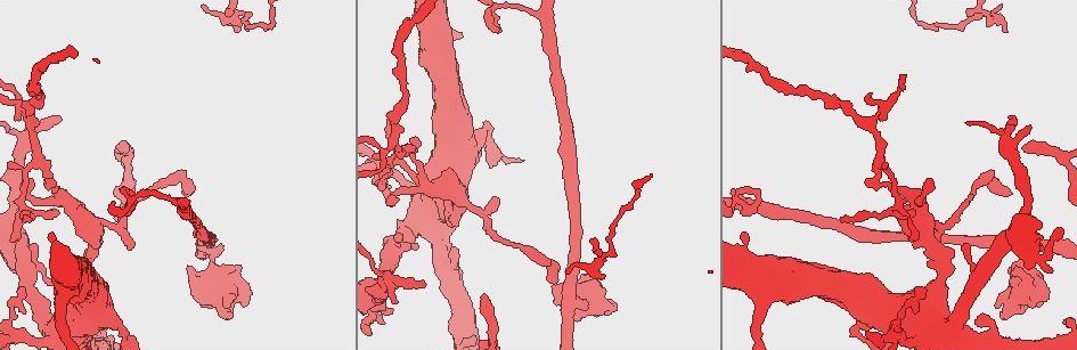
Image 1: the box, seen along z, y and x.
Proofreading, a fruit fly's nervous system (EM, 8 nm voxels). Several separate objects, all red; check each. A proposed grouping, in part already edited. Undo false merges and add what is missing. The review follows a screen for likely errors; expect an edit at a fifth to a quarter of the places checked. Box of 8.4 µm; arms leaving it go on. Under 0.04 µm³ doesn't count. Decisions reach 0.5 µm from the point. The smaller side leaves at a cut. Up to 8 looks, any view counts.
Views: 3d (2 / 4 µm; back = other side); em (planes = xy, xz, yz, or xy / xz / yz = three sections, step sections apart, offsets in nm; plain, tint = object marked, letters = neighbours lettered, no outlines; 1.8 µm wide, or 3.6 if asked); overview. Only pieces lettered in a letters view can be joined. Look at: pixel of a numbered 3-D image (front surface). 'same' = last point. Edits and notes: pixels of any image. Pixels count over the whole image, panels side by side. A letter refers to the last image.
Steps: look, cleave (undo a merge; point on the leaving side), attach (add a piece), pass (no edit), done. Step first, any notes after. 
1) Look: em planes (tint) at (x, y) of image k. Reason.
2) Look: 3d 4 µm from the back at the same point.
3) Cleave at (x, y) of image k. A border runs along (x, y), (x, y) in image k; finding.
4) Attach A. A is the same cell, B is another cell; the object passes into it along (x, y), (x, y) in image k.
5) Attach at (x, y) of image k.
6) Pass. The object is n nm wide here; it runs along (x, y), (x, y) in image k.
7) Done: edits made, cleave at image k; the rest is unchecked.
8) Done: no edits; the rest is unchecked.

Look: 3d 2 µm at (12, 240) of image 1. Tapers out.

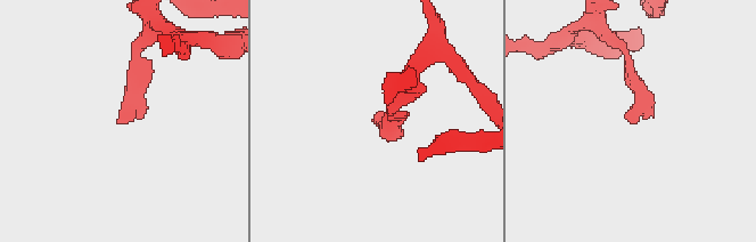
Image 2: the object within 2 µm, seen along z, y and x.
Look: em xy step 8 (letters) at (123, 120) of image 2. Now the EM.

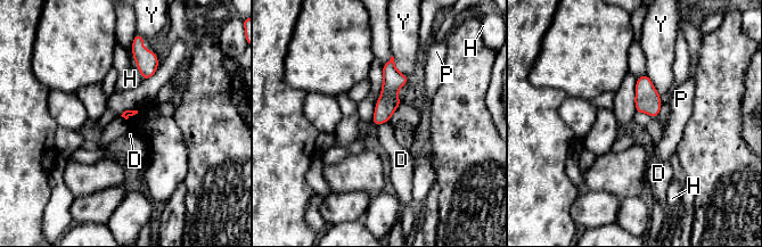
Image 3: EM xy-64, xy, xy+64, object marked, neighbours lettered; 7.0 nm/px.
Look: em planes (letters) at the same point. Another direction.

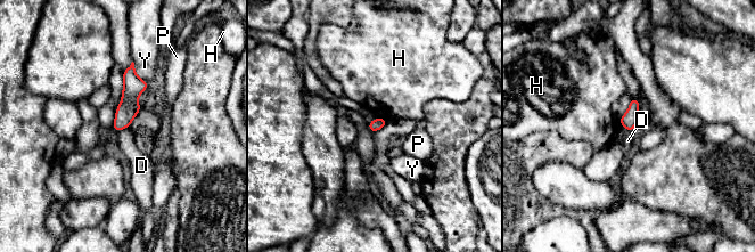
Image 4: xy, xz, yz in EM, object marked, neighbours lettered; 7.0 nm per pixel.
Pass. D, H, P and Y are other cells; none of them fits.

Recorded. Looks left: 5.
Look: em 3.6 µm planes (letters) at (926, 328) of image 1. Calibre changes.

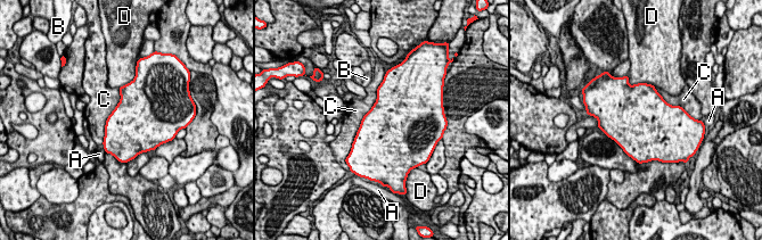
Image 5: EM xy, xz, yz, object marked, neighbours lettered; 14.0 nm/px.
Pass. The object is 800 nm wide here; A, B, C and D are other cells; all the same neuron.

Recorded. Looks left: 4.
Look: em xz step 4 (letters) at (119, 149) of image 1. An open end.

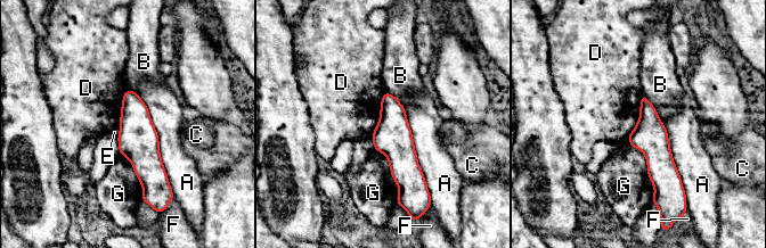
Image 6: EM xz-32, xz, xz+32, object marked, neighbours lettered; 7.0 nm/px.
Look: em planes (letters) at the same point. Cut it another way.

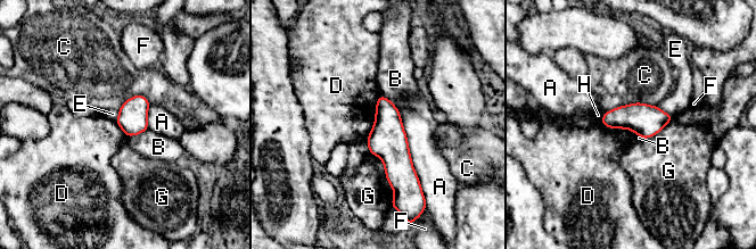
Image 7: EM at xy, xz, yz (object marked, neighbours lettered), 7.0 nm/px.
Pass. The object is 200 nm wide here; the longest contact is with A, 650 nm; A, B, C, D, E, F, G and H are other cells; no lettered piece goes on from it.

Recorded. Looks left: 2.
Done: no edits; the rest is unchecked.

